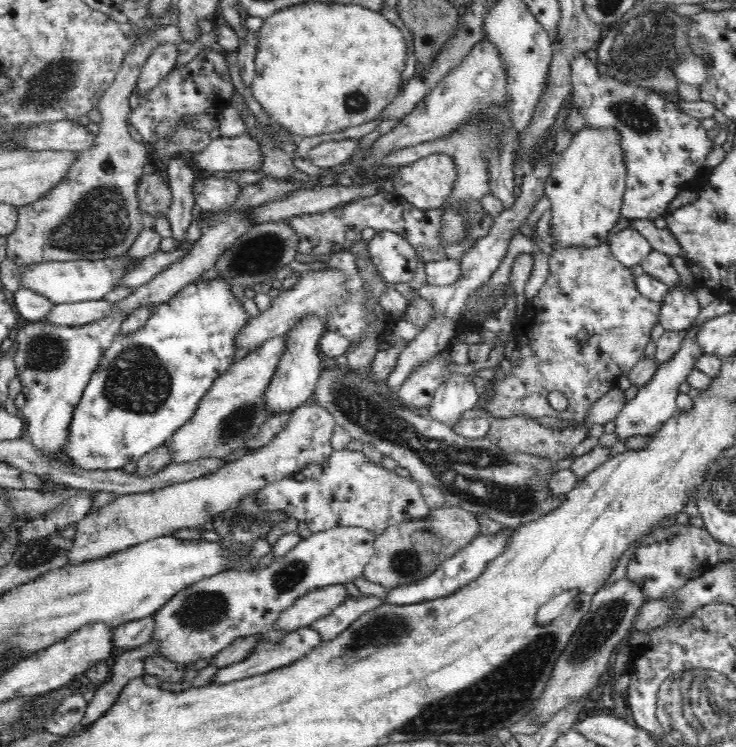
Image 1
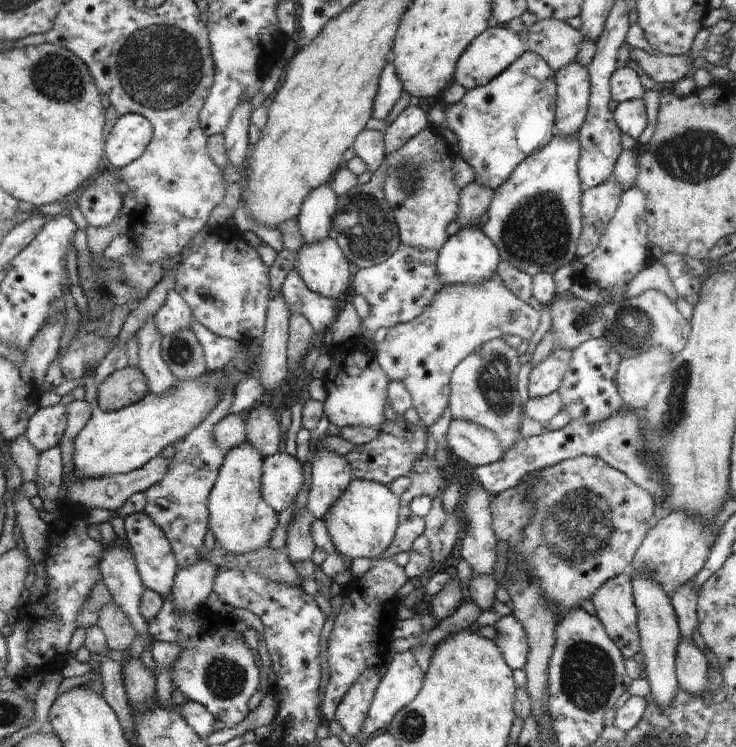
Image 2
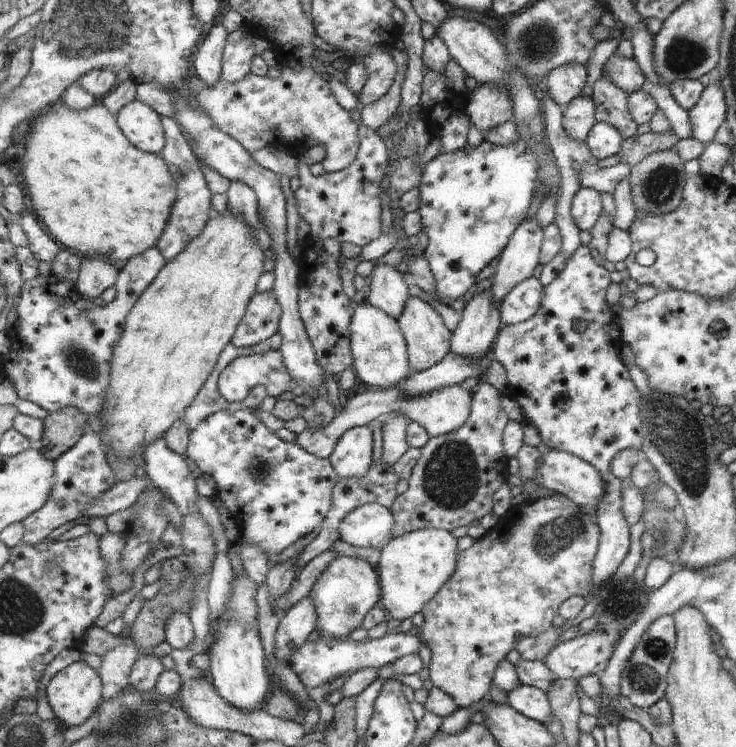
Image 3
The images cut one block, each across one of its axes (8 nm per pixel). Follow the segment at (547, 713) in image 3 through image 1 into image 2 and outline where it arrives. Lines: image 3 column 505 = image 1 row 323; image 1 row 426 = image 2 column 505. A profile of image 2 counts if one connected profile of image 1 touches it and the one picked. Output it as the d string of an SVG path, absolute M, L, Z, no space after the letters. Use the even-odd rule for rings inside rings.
M510 614L500 617L492 626L497 633L492 641L500 649L508 667L512 670L516 668L522 670L528 653L526 634L522 624Z

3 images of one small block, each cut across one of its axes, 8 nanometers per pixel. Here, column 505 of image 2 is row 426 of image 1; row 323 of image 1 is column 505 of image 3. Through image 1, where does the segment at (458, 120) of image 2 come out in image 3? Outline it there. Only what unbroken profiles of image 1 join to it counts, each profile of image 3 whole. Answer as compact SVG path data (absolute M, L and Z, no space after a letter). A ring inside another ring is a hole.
M515 130L515 136L517 140L505 146L481 141L475 148L466 145L459 152L440 153L422 169L419 184L421 206L418 211L423 222L423 231L428 236L428 246L424 253L437 280L437 298L445 302L445 305L459 300L473 286L473 276L477 276L491 258L498 258L517 224L525 220L527 209L530 208L531 192L539 188L535 170L537 160L525 136L519 130Z

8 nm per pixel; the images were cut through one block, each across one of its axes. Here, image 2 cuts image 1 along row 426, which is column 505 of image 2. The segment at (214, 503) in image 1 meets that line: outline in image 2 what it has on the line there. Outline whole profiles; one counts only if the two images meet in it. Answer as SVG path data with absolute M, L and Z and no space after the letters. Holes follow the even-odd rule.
M496 274L483 283L447 285L421 316L389 328L386 337L376 343L376 359L391 381L403 383L409 389L414 408L427 428L450 406L452 376L460 362L483 343L504 334L516 334L529 341L539 316L539 312L513 296Z

